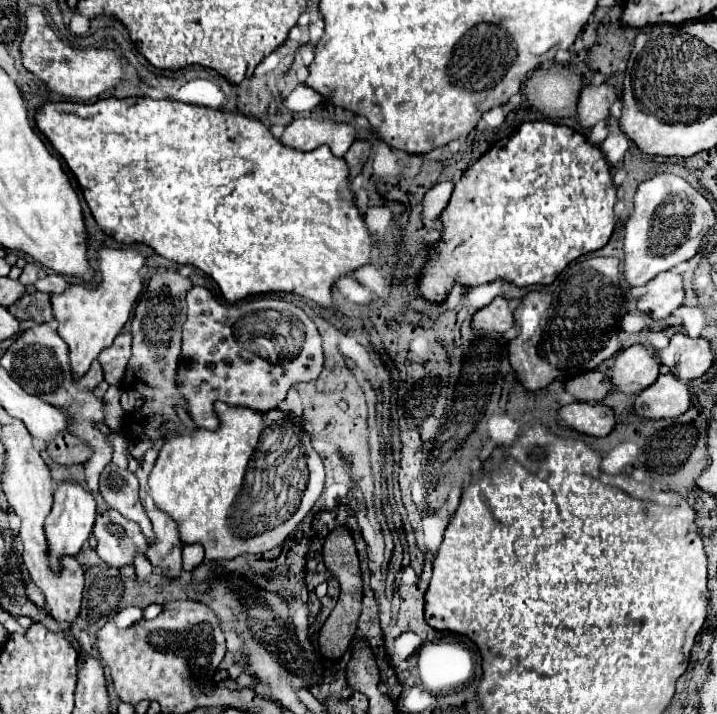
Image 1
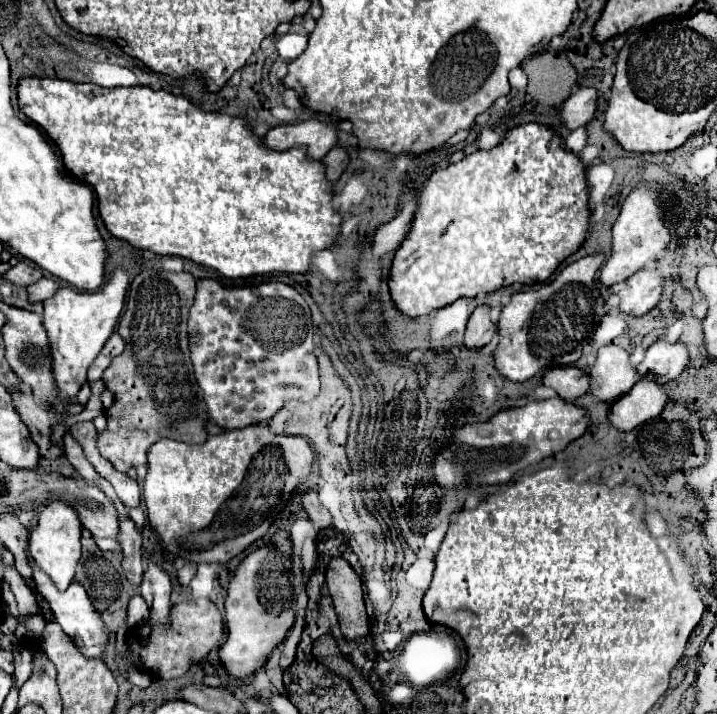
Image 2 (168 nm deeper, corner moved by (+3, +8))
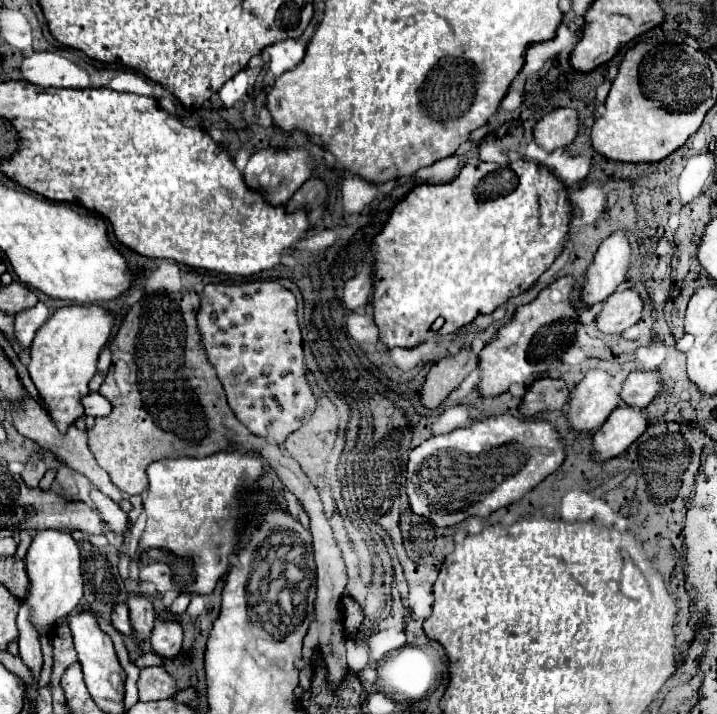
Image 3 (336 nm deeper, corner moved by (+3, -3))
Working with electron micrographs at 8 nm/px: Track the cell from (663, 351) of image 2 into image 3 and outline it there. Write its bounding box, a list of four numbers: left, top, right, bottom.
[622,370,662,408]

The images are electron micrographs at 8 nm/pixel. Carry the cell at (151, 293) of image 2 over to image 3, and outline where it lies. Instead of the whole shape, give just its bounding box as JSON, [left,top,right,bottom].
[88,290,348,686]

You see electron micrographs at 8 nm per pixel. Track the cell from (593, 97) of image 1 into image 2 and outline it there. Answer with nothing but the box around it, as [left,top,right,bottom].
[560,87,596,131]

